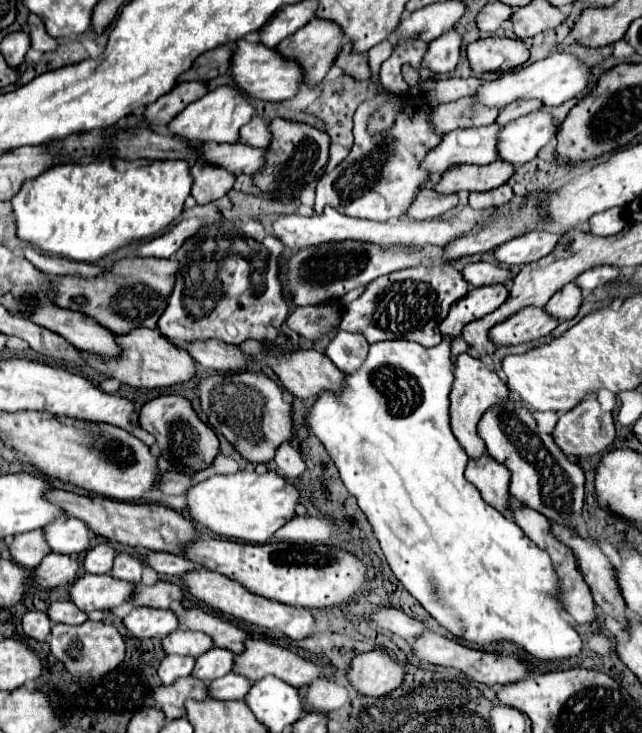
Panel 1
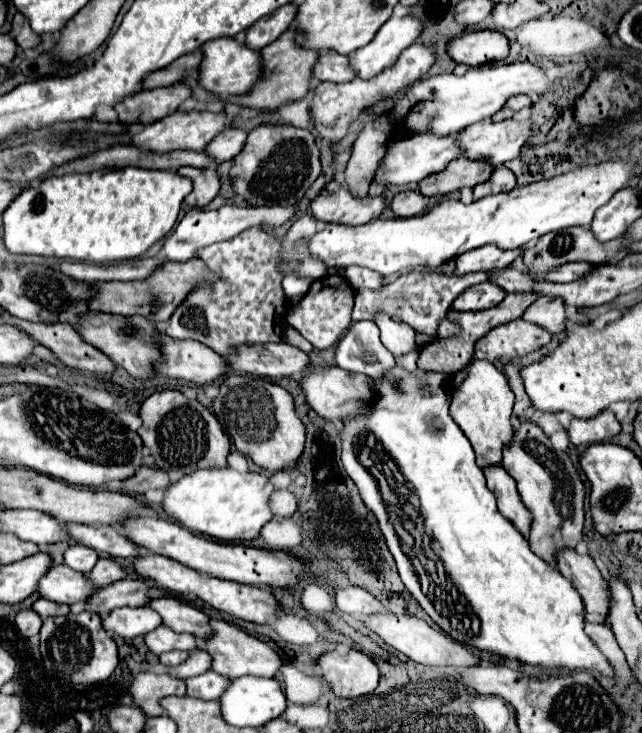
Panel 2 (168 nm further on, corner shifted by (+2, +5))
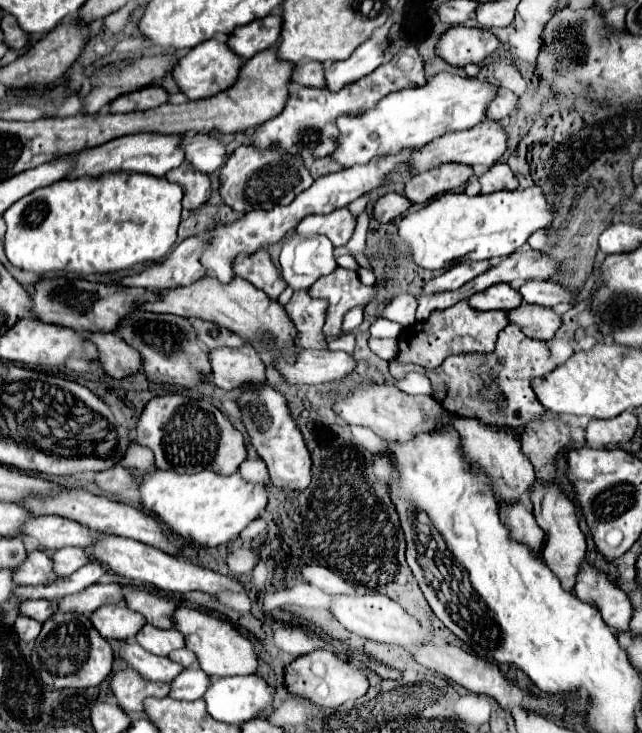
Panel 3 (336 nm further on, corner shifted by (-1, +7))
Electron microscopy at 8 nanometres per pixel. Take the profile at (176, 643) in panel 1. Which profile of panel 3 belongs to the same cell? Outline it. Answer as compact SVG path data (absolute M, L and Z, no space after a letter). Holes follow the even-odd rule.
M151 624L143 626L137 634L137 642L151 654L167 656L171 650L185 648L185 638L179 630L161 630Z

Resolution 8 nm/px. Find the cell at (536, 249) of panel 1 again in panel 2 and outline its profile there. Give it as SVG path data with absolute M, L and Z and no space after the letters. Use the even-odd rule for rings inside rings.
M482 246L470 252L464 252L462 256L456 258L456 270L454 274L470 274L470 272L480 272L480 270L502 270L508 268L516 258L520 250L500 250L496 246Z

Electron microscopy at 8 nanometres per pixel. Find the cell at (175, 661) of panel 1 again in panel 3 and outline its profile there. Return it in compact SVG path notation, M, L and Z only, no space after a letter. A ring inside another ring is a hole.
M183 648L183 650L173 650L173 652L169 654L169 658L171 658L173 662L181 662L185 668L195 662L195 654L193 654L191 650L187 650L187 648Z

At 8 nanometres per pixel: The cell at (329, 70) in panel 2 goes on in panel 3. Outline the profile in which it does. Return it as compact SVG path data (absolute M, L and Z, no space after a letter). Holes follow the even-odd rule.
M301 62L297 64L297 70L293 74L293 82L299 86L325 86L325 68L321 62Z

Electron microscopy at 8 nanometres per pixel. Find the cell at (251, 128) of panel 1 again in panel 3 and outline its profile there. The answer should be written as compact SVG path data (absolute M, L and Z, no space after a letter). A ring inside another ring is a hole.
M195 134L185 136L183 140L185 160L193 164L195 170L211 174L225 164L225 144L211 134Z

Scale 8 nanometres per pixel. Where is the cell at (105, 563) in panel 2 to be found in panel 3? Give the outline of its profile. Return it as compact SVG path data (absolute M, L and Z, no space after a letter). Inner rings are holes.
M93 560L89 564L85 564L81 570L73 572L67 578L59 578L57 582L53 582L53 586L41 586L41 590L33 590L33 586L19 586L17 588L17 598L19 600L29 600L29 598L49 598L49 600L57 600L63 598L65 594L75 594L81 592L93 584L99 582L99 578L103 578L107 574L107 568Z

